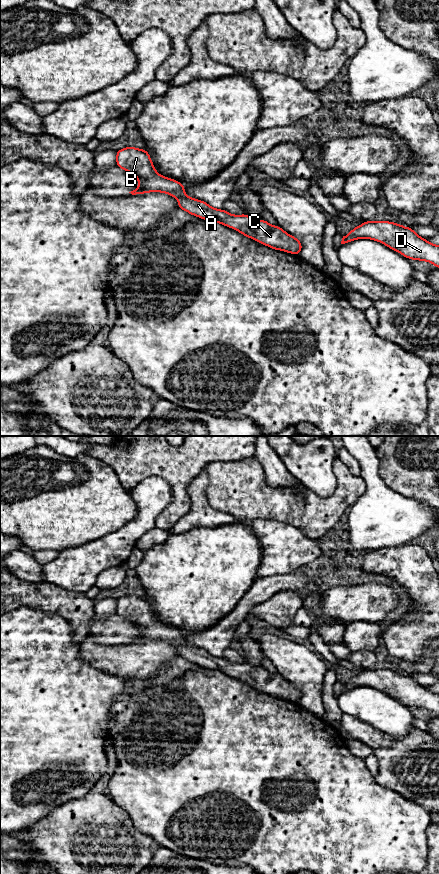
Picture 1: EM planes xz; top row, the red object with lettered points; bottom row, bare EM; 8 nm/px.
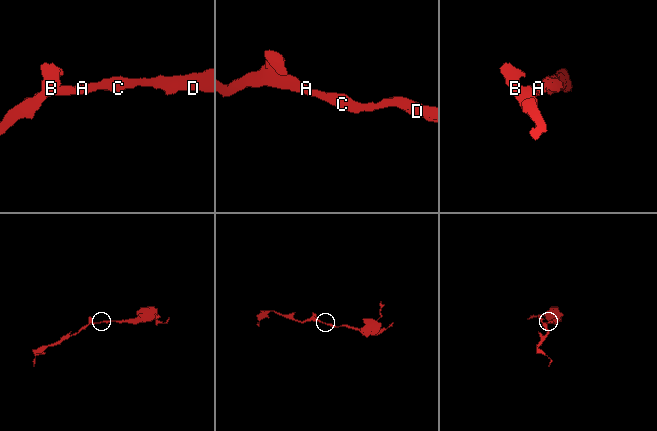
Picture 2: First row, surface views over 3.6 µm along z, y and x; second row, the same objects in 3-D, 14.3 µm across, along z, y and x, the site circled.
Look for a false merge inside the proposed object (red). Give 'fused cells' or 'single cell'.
single cell

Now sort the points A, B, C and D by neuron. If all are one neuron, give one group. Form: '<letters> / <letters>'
A B C D

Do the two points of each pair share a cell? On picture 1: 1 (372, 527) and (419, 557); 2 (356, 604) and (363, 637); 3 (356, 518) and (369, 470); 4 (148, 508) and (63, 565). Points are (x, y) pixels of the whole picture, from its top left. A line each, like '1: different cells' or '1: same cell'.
1: different cells
2: different cells
3: same cell
4: same cell

